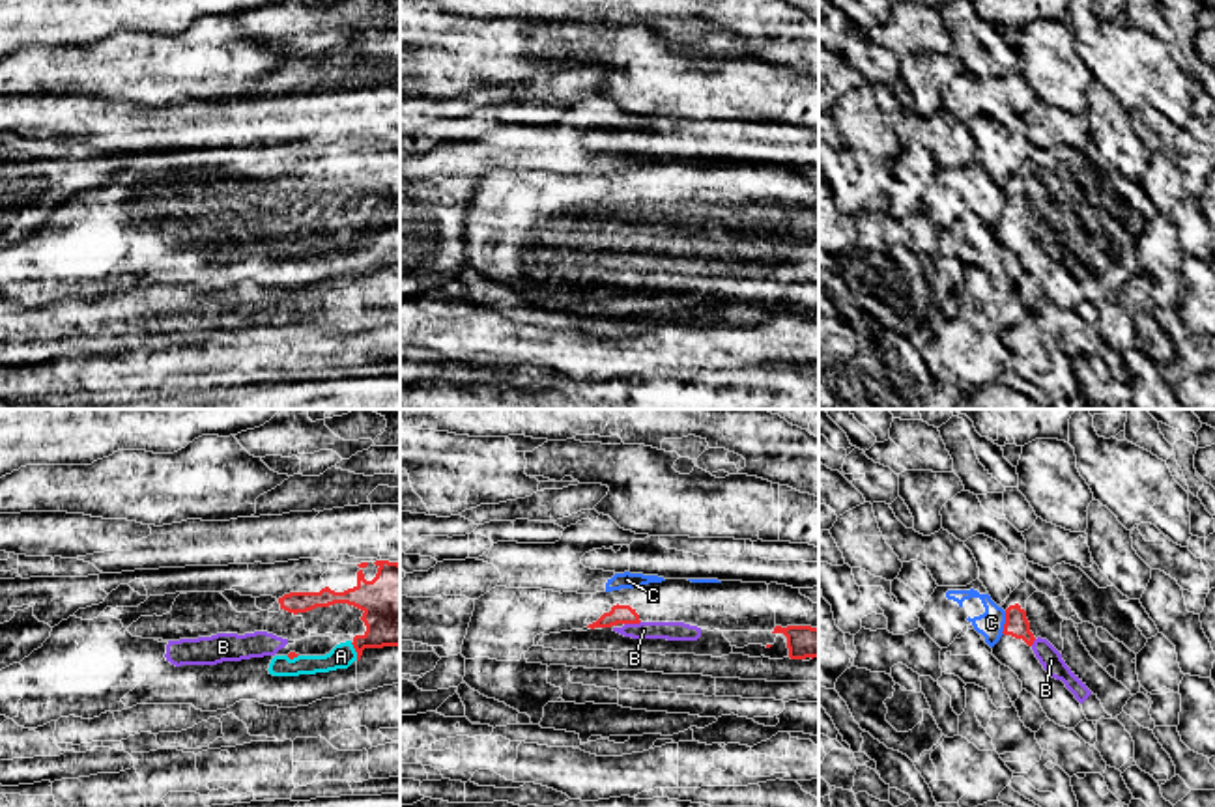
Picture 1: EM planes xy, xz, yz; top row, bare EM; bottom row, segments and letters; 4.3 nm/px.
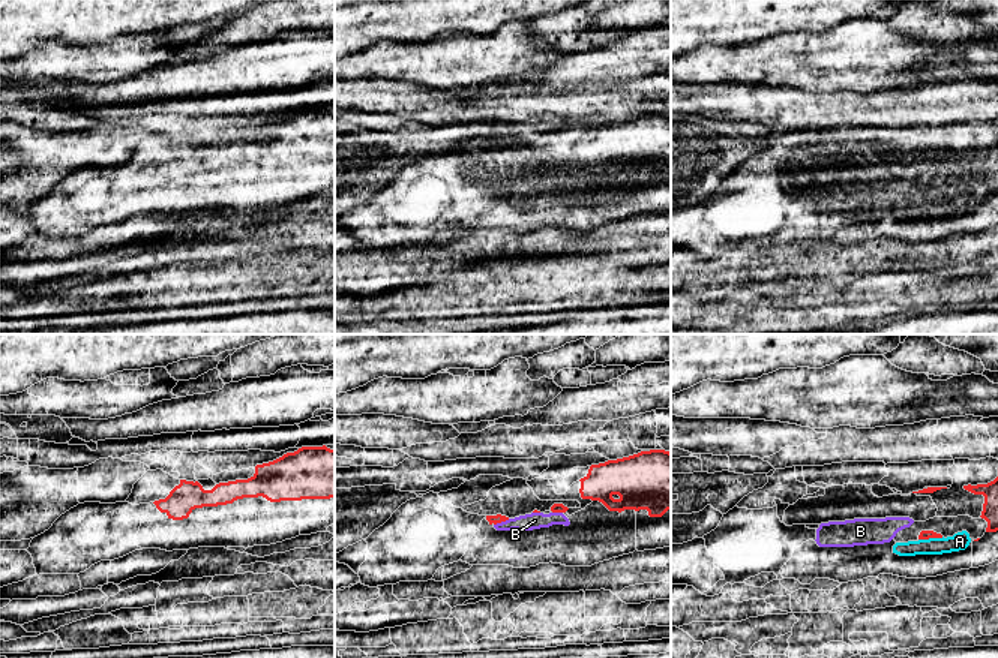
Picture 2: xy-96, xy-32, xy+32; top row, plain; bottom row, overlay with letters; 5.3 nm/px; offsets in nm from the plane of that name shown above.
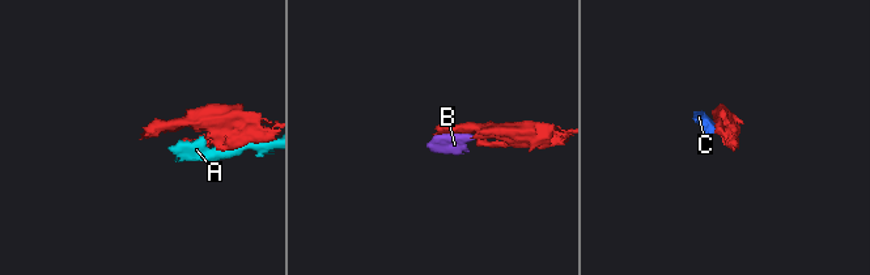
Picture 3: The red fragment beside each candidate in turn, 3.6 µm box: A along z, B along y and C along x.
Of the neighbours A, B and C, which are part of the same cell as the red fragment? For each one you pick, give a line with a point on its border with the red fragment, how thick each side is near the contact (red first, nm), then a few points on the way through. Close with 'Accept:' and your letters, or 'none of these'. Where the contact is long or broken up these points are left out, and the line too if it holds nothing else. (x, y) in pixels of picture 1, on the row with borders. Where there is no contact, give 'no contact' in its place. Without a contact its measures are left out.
B: meets red in xz at (632, 622); 80 nm thick on the red side, 80 nm on the other; runs through xz (619, 613), (632, 622), (643, 630)
Accept: B

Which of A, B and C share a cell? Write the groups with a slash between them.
A / B / C

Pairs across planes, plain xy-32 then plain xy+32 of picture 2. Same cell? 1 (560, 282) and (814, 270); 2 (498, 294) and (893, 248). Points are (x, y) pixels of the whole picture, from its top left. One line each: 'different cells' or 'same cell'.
1: different cells
2: different cells

